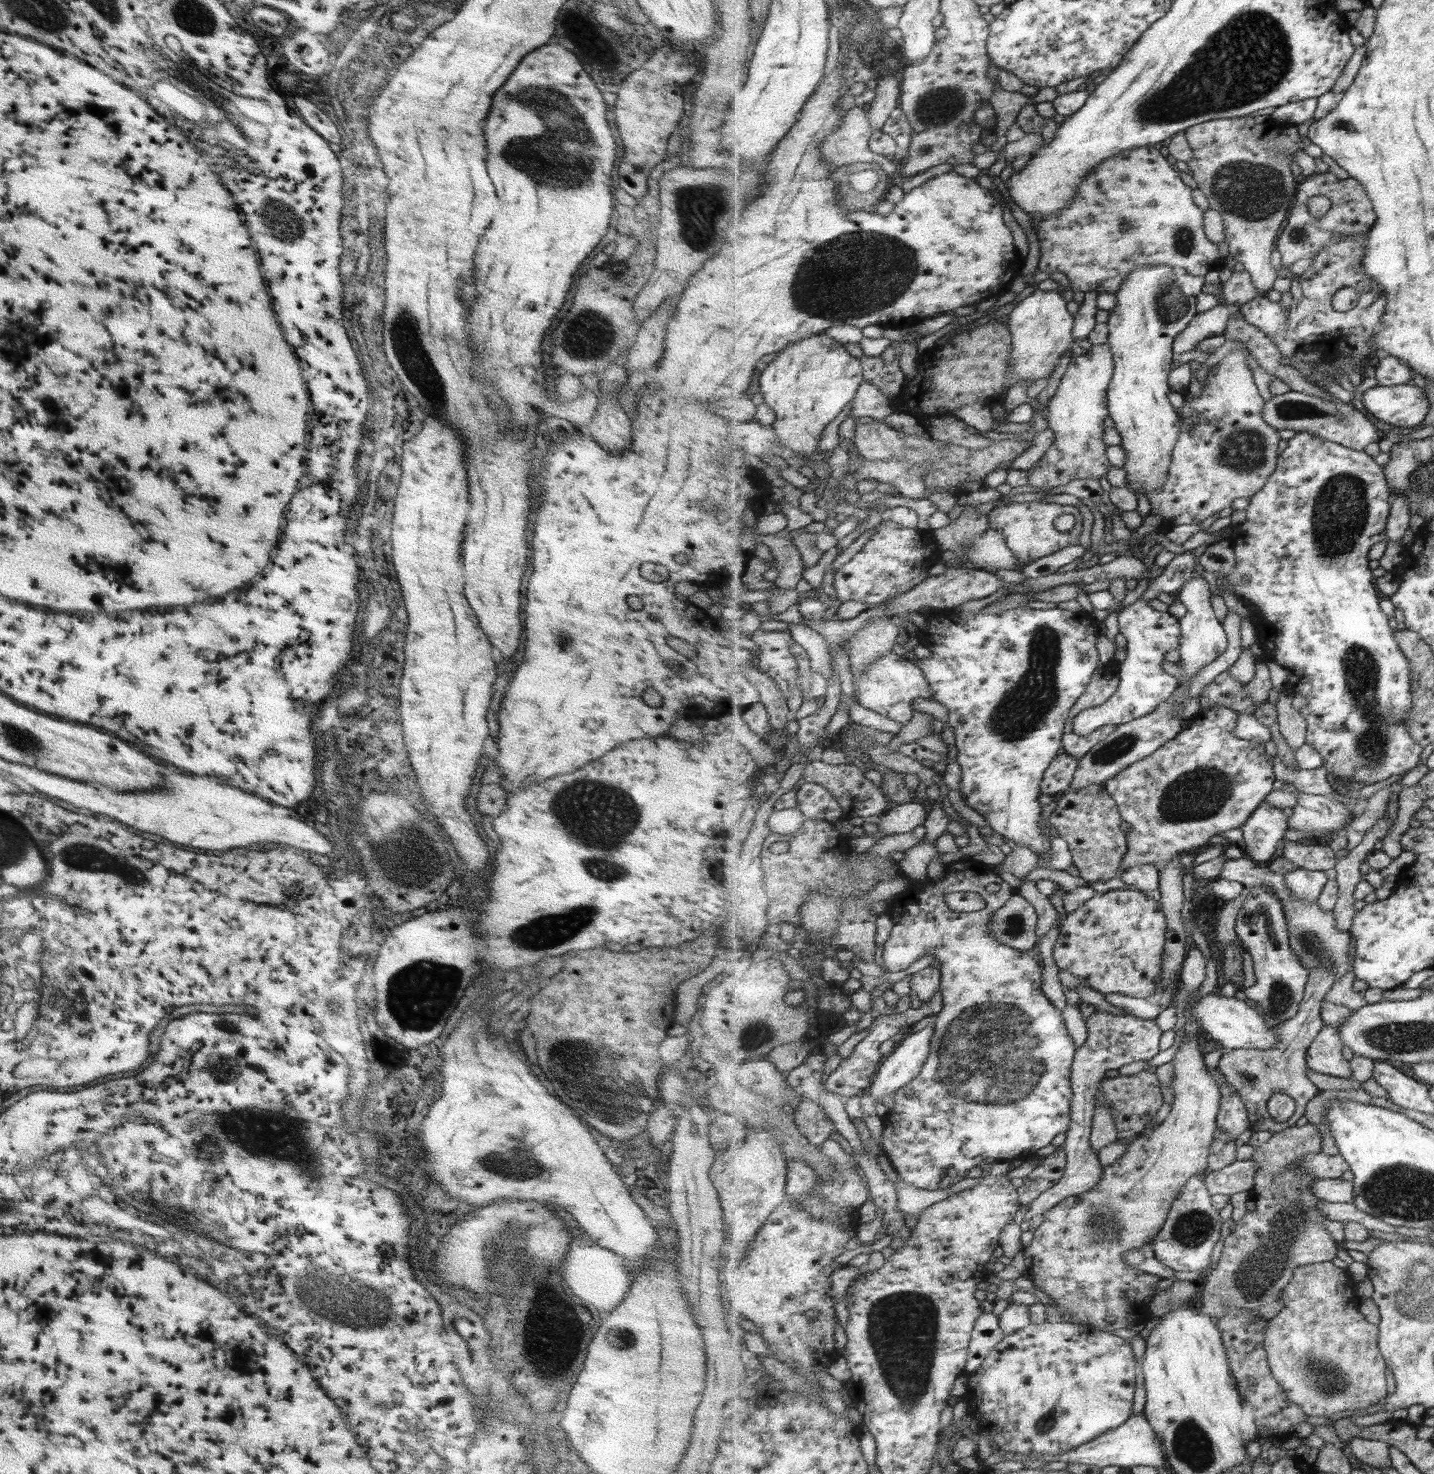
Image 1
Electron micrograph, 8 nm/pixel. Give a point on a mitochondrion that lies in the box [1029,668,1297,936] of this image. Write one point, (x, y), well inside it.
(1200, 793)

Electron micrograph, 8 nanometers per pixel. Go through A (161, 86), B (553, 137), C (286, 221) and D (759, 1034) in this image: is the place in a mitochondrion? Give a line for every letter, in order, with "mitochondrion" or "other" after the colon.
A: other
B: mitochondrion
C: mitochondrion
D: mitochondrion

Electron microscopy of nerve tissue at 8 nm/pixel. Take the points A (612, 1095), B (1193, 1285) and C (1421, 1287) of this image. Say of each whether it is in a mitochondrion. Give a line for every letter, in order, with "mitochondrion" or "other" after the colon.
A: mitochondrion
B: other
C: mitochondrion

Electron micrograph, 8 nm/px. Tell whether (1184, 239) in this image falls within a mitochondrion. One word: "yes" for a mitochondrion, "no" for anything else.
yes

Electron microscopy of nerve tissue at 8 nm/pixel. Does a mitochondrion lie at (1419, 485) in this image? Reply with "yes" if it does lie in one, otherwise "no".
yes

